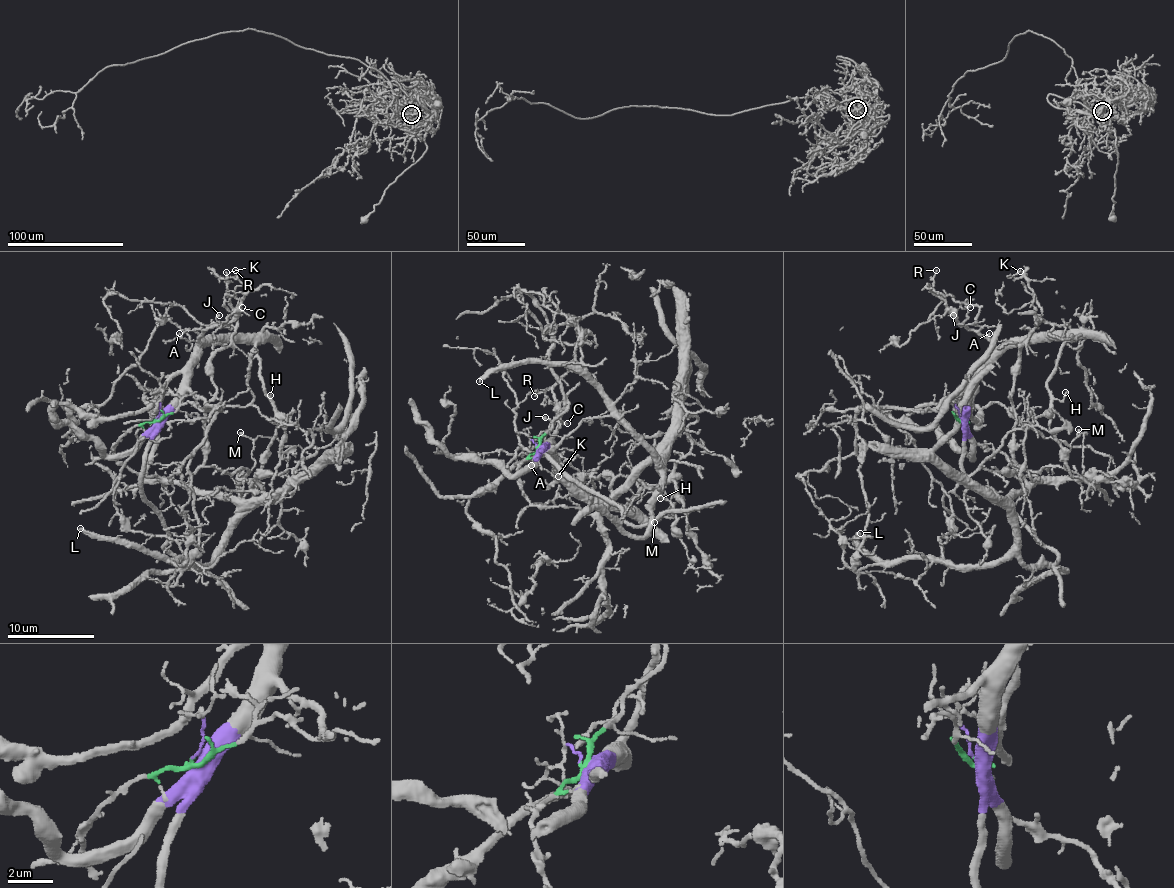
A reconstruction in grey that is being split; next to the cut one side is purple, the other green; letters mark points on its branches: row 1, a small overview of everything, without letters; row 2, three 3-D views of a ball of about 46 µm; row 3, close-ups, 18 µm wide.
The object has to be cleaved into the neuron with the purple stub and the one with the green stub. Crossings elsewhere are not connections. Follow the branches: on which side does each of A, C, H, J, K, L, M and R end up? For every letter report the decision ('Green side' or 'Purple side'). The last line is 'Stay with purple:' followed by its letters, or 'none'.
A: Purple side
C: Purple side
H: Purple side
J: Purple side
K: Green side
L: Green side
M: Green side
R: Purple side
Stay with purple: A, C, H, J, R

